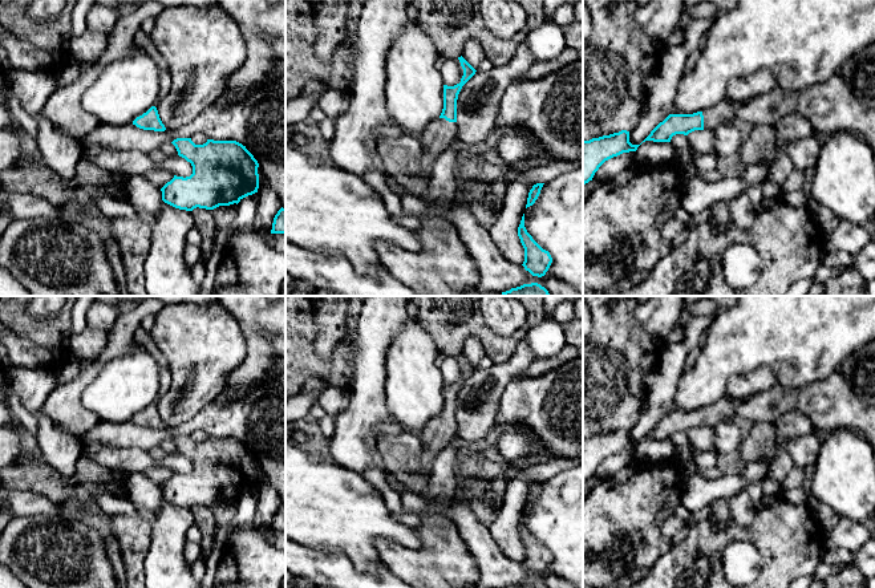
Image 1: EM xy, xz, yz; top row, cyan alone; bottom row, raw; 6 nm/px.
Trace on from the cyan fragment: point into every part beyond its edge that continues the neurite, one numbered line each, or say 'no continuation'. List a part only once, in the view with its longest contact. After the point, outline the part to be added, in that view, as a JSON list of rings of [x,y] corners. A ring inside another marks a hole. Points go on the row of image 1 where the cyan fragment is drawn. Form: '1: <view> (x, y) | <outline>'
1: yz (724, 112) | [[[722,101],[702,110],[704,130],[714,130],[721,123],[732,123],[736,117],[737,102]]]

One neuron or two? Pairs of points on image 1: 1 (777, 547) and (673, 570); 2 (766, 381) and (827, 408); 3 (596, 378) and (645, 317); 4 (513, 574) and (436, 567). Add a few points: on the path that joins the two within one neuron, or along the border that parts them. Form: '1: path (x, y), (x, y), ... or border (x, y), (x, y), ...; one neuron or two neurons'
1: path (750, 534), (729, 534), (697, 543); one neuron
2: border (776, 382), (768, 389), (745, 396); two neurons
3: border (634, 309), (634, 317), (648, 336); two neurons
4: border (464, 543), (479, 574); two neurons

